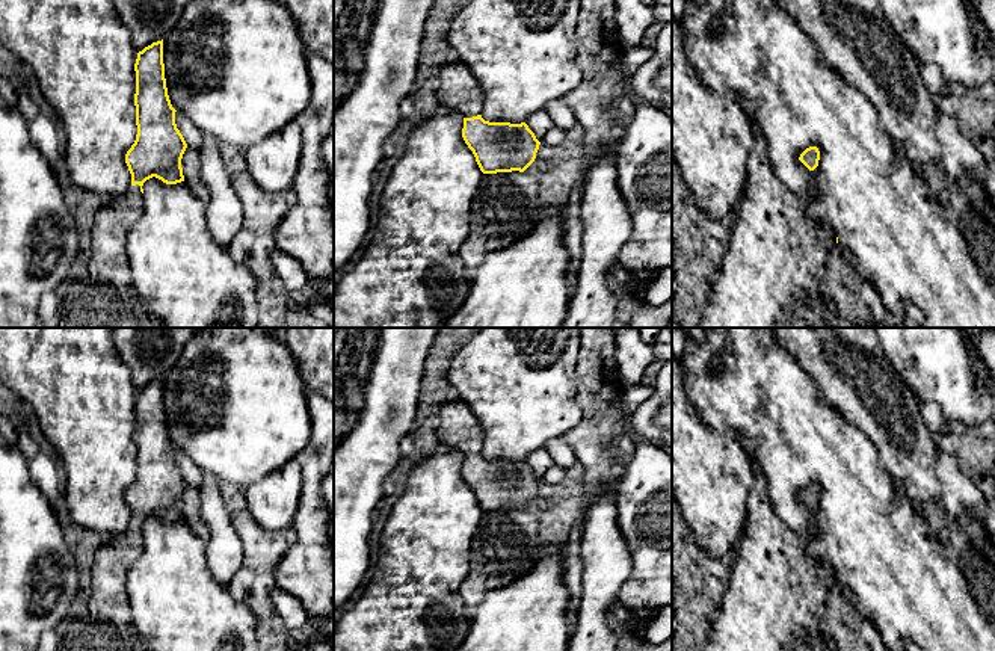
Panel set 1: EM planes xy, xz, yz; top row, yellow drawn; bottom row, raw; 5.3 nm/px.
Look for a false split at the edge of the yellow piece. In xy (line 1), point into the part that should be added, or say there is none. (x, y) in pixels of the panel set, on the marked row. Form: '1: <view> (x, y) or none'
1: xy (104, 296)

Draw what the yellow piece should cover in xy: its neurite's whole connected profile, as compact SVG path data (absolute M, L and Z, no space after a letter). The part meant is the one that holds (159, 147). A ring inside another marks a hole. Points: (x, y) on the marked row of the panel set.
M163 39L137 53L134 71L137 134L125 154L131 186L122 196L107 201L97 211L92 227L92 251L86 261L85 275L65 287L59 319L51 328L152 328L152 316L131 284L131 267L125 245L130 230L143 213L143 183L152 177L166 184L184 181L181 159L187 143L177 128L177 110L168 95Z

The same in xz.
M445 63L435 76L438 103L441 109L464 115L462 137L483 174L524 172L534 162L541 142L525 122L489 122L482 118L483 92L465 63Z

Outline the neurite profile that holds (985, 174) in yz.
M980 163L974 168L962 168L969 178L974 181L978 181L986 193L987 198L992 202L992 207L995 208L995 166L990 166L987 163Z

